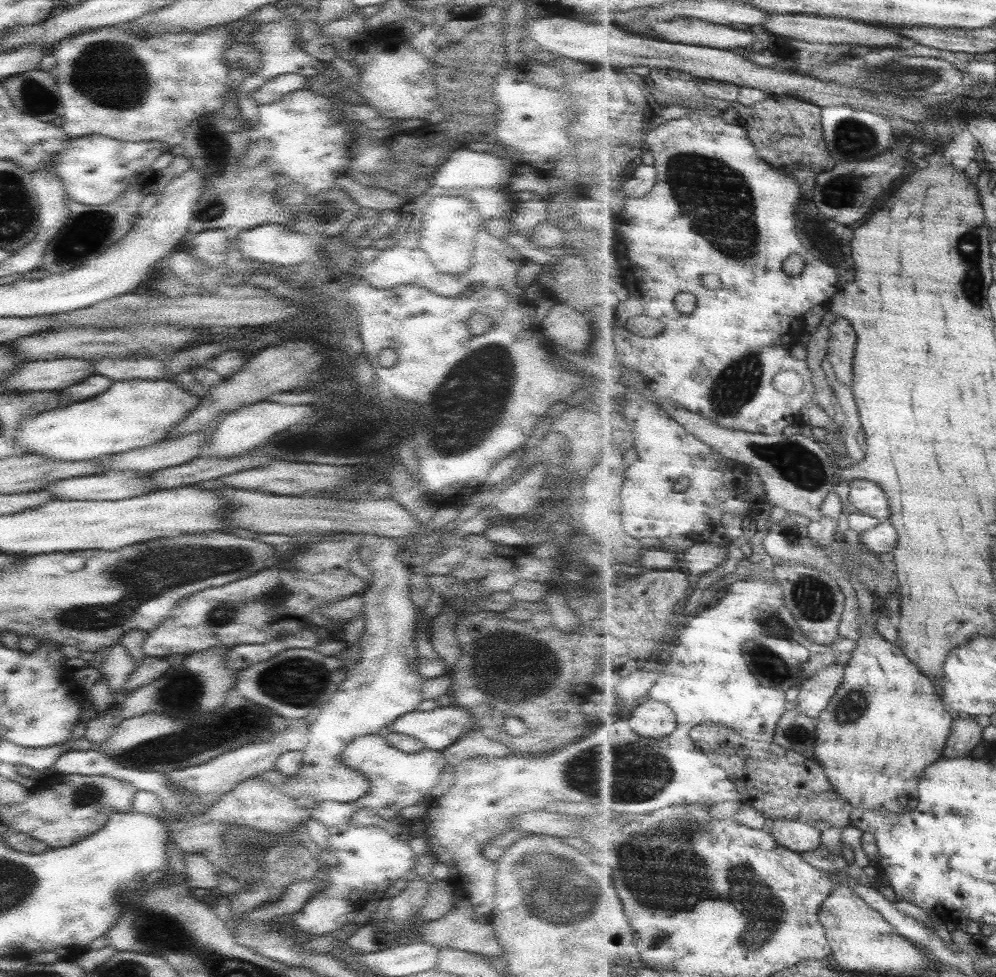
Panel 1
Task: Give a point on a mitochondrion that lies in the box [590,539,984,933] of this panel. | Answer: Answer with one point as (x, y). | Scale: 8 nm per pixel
(646, 882)

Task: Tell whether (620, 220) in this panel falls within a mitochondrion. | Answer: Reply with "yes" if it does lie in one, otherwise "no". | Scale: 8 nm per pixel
no

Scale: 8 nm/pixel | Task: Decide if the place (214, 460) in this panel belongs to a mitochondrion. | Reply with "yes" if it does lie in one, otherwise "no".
no

